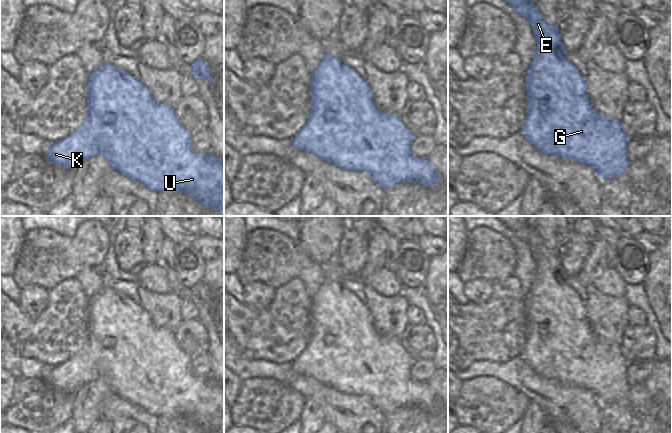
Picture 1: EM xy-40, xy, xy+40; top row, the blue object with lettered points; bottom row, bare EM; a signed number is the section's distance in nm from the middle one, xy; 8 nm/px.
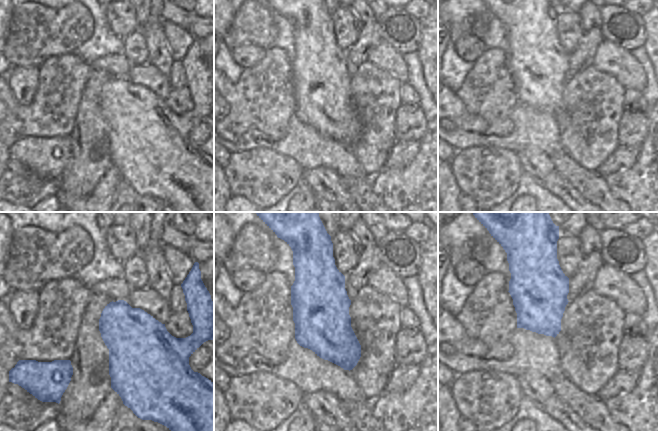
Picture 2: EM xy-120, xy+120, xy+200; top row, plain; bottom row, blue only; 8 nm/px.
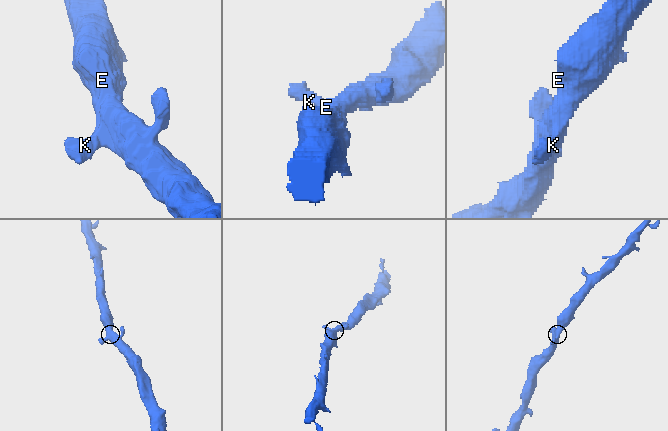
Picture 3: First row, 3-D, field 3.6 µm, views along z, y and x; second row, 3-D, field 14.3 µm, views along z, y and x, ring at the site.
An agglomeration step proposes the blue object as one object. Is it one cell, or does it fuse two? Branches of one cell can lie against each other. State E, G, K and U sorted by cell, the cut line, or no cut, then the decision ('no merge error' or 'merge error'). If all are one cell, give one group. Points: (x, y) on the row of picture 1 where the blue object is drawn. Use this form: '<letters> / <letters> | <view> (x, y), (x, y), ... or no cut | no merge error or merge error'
E G K U | no cut | no merge error

